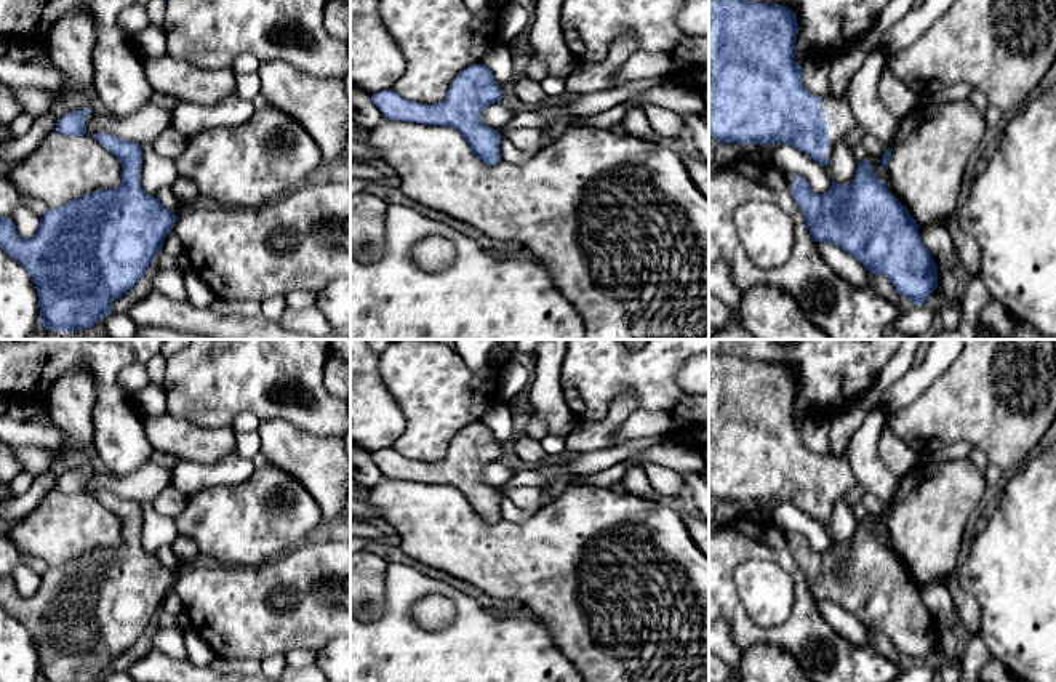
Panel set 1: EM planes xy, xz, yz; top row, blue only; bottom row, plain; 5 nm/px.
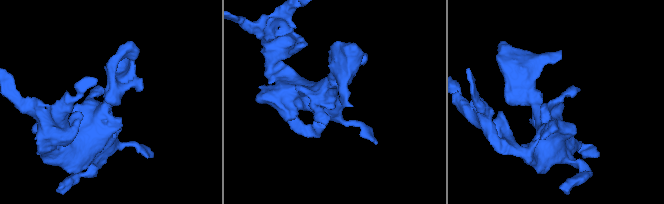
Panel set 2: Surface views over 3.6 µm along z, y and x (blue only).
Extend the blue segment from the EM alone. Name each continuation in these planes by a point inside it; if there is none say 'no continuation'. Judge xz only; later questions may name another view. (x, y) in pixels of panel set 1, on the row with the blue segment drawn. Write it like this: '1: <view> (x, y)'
no continuation

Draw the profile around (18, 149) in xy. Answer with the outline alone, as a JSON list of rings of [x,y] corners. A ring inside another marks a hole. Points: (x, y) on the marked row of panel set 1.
[[[50,110],[35,117],[34,125],[24,136],[0,144],[0,162],[11,163],[27,158],[51,131],[56,131],[56,123],[58,118]]]

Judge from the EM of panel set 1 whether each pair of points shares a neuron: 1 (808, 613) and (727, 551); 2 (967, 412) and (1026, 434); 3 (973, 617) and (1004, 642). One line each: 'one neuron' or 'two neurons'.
1: one neuron
2: one neuron
3: two neurons

